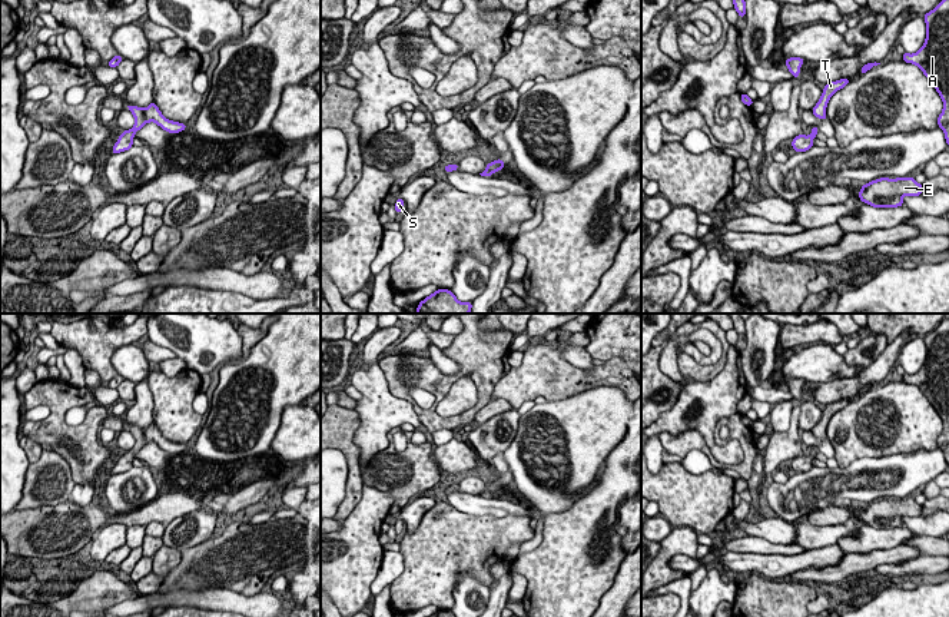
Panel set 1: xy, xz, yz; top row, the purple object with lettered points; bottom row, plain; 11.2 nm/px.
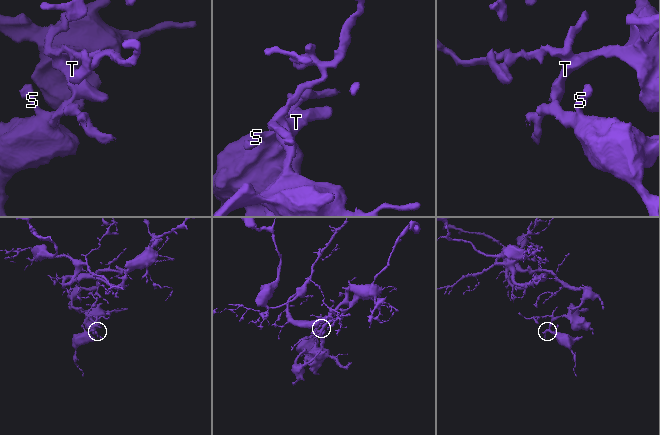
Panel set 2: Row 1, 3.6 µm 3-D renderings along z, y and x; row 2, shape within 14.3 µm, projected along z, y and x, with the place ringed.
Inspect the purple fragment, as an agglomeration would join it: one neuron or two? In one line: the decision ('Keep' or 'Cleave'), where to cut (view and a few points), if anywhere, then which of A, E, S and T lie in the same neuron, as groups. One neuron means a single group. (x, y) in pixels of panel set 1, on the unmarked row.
Keep. No split. Groups: A E S T

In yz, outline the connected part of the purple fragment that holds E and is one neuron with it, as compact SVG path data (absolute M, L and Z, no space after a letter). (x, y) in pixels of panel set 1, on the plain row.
M880 498L860 508L859 518L863 524L873 528L897 528L903 527L903 517L920 517L923 505L915 498Z

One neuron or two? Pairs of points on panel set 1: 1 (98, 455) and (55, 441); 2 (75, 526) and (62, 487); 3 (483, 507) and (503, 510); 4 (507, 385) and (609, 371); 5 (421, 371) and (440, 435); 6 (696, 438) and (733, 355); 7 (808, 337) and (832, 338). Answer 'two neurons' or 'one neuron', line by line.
1: one neuron
2: two neurons
3: one neuron
4: one neuron
5: two neurons
6: two neurons
7: one neuron

